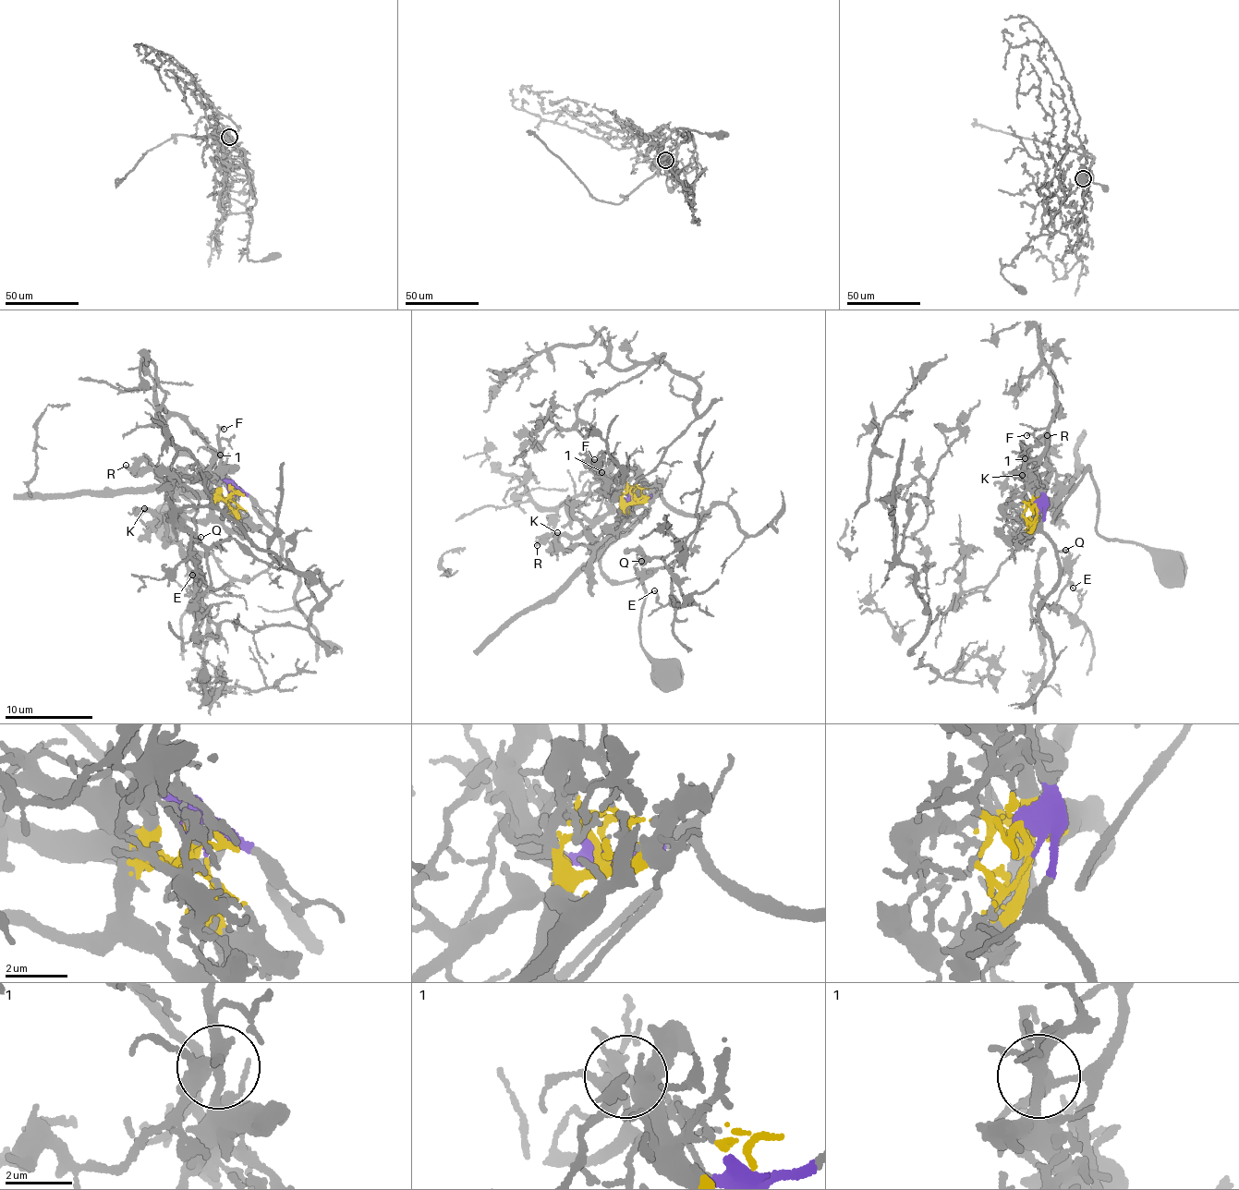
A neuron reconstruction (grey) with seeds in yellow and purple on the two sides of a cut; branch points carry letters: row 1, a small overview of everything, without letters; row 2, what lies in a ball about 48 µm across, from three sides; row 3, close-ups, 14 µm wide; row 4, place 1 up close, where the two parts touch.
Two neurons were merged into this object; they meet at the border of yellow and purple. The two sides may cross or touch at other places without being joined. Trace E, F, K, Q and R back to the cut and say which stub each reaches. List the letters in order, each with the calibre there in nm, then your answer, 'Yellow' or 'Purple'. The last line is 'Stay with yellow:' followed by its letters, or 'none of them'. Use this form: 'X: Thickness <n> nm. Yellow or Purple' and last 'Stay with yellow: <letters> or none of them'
E: Thickness 110 nm. Purple
F: Thickness 160 nm. Yellow
K: Thickness 200 nm. Yellow
Q: Thickness 120 nm. Purple
R: Thickness 320 nm. Yellow
Stay with yellow: F, K, R

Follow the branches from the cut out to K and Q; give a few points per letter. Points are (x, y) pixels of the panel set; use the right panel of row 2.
K: (1038, 514), (1035, 508), (1033, 517), (1038, 519), (1045, 509), (1036, 485), (1023, 475)
Q: (1038, 512), (1045, 511), (1043, 535), (1060, 572), (1042, 602), (1051, 607), (1069, 575), (1065, 550)

